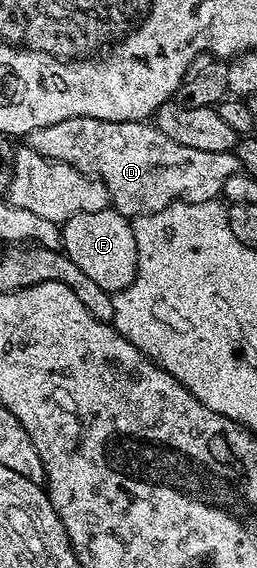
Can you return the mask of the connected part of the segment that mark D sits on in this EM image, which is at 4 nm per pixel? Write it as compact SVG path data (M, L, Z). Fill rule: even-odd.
M87 116L71 117L55 125L35 129L27 137L27 145L43 157L66 163L79 169L86 177L98 179L107 189L111 207L128 217L150 215L174 201L208 203L216 200L223 189L223 181L241 170L241 162L233 151L203 153L203 149L190 149L187 145L179 145L179 141L171 141L171 137L159 133L157 126L149 121L124 123Z

